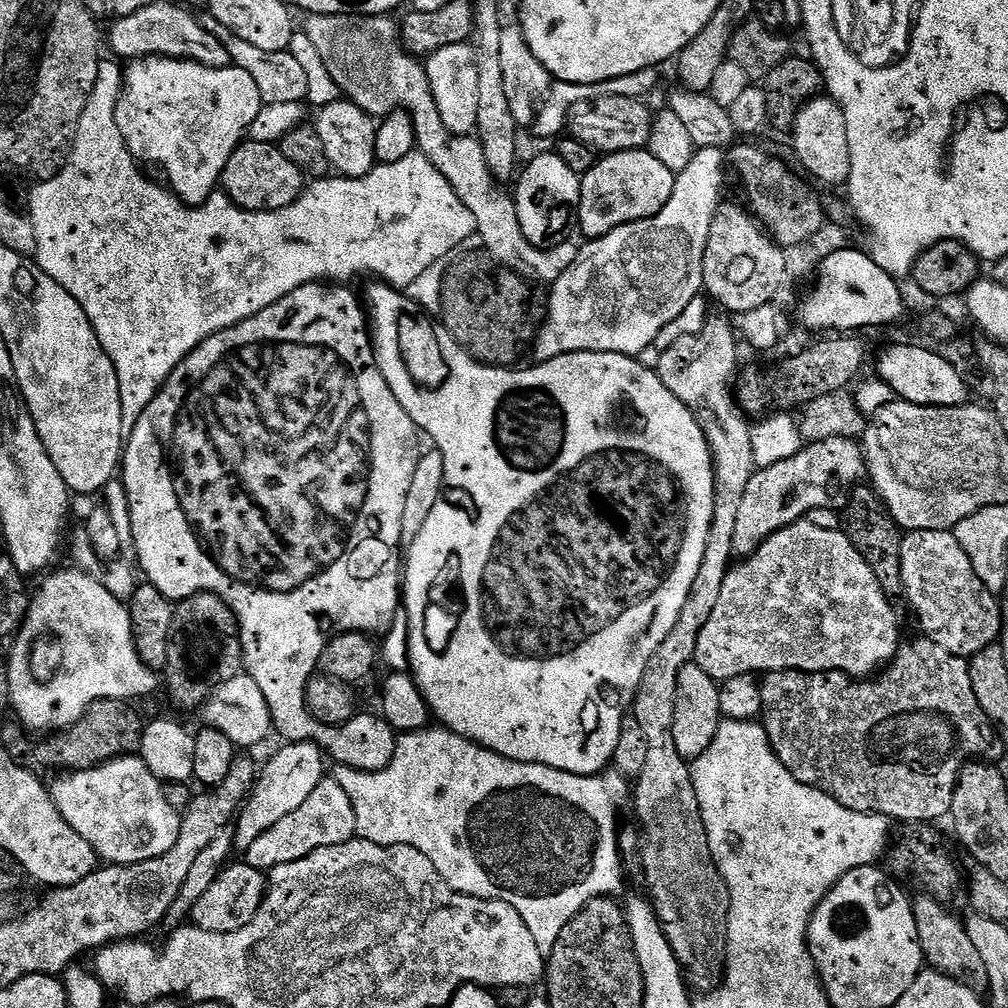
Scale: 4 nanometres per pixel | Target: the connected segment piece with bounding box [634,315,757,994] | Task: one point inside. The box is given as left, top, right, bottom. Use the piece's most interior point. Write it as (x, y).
(688, 892)

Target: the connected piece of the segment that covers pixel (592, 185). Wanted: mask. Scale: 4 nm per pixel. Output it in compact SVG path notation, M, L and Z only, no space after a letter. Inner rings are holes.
M637 150L635 152L613 152L611 154L605 155L603 158L597 159L596 165L584 175L584 177L580 181L580 211L578 213L578 228L582 233L585 232L585 237L595 238L597 236L605 236L606 234L610 234L614 231L618 226L626 226L627 224L633 224L634 222L638 222L639 220L645 220L646 218L650 218L654 214L658 214L658 210L662 210L662 206L666 206L666 202L670 202L670 198L674 194L674 186L676 185L676 173L671 172L670 170L666 170L666 166L662 166L662 162L658 162L658 158L654 158L654 154L647 150Z

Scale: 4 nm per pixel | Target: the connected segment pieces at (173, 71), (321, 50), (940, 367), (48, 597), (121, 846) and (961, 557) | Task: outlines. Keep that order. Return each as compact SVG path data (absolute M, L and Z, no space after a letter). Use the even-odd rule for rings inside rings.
M141 56L140 59L131 61L123 69L120 101L116 104L116 121L118 122L118 130L124 135L124 141L133 158L141 165L147 166L149 164L150 167L157 168L164 175L162 177L163 183L175 192L176 197L183 204L195 206L205 204L211 198L213 192L217 191L222 170L226 170L226 162L230 162L230 154L234 154L236 147L244 143L251 123L258 117L264 106L262 94L258 94L258 85L254 83L254 78L250 78L250 74L246 74L246 70L235 66L211 68L210 66L202 66L196 60L179 60L169 56Z
M315 14L309 15L308 20L305 24L302 24L302 31L304 31L307 36L310 38L310 42L314 42L315 48L318 49L318 54L322 54L322 62L326 62L326 70L330 70L330 78L334 78L334 82L339 86L341 93L347 99L351 100L353 104L357 104L361 110L368 113L369 116L373 118L383 118L389 116L392 112L405 111L408 113L412 120L412 125L415 128L415 138L417 149L423 153L427 159L432 162L435 168L442 173L442 175L447 178L452 186L454 186L455 193L462 199L463 204L470 214L474 214L474 222L476 223L476 230L478 233L478 240L481 240L484 243L483 251L487 255L491 256L496 263L503 266L503 268L508 268L512 272L516 272L519 276L523 276L525 280L529 282L537 282L536 280L541 280L545 286L551 286L555 283L556 279L563 274L564 271L570 266L574 266L578 252L577 249L572 246L565 246L562 248L549 248L547 250L543 248L535 248L531 242L526 238L526 234L522 234L522 226L518 222L518 210L516 209L516 202L513 198L513 195L508 191L503 190L505 188L498 180L496 180L491 174L489 167L486 166L486 156L485 151L482 150L482 146L477 137L474 136L458 136L454 135L447 130L446 126L443 125L442 116L438 113L437 103L434 102L434 96L432 94L432 87L429 84L428 80L428 71L425 68L425 65L421 63L417 57L412 56L404 48L404 43L400 41L400 30L397 24L397 21L391 15L386 16L318 16Z
M892 344L880 356L879 379L895 390L905 404L921 404L927 408L949 408L969 403L970 393L963 371L955 368L944 356L919 348L916 344Z
M68 568L65 572L53 571L45 575L40 589L35 589L28 605L28 617L14 637L12 652L8 656L8 677L10 678L11 711L15 719L23 724L29 733L55 734L78 722L86 710L99 700L123 700L136 702L139 696L148 696L160 684L161 677L151 672L138 658L138 650L132 637L132 616L128 605L119 600L110 590L106 590L103 579L87 576L84 572L75 572ZM43 636L57 636L64 657L60 660L60 669L49 680L40 681L32 669L32 643Z
M139 755L119 756L116 760L107 760L104 764L99 764L98 767L91 768L90 770L68 772L67 774L57 776L60 777L53 784L50 784L52 801L58 806L58 810L62 814L64 821L70 826L74 826L74 830L78 830L78 834L82 834L82 838L86 838L86 842L90 842L90 846L96 851L97 857L101 861L107 862L108 864L141 864L150 858L158 858L162 854L166 854L166 850L170 850L170 846L174 846L174 842L178 842L181 813L174 811L170 806L170 802L166 802L166 794L162 787L162 781L147 768Z
M918 530L907 533L900 541L900 569L904 583L903 595L908 596L909 602L912 603L912 608L920 619L920 628L924 631L921 633L927 639L938 642L938 646L950 650L950 654L965 658L986 650L986 646L1001 639L1000 627L1003 626L1004 620L1000 617L997 593L982 586L978 574L974 574L974 565L970 563L970 558L966 558L966 550L958 546L955 531Z

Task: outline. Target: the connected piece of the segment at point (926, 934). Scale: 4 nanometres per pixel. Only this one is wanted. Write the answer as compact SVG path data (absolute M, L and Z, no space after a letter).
M920 894L920 897L912 900L924 963L931 971L941 972L951 983L958 984L961 988L969 988L971 992L977 994L987 993L990 985L986 966L978 955L974 942L970 942L967 923L963 919L959 920L948 908L951 907L945 901L927 894Z

